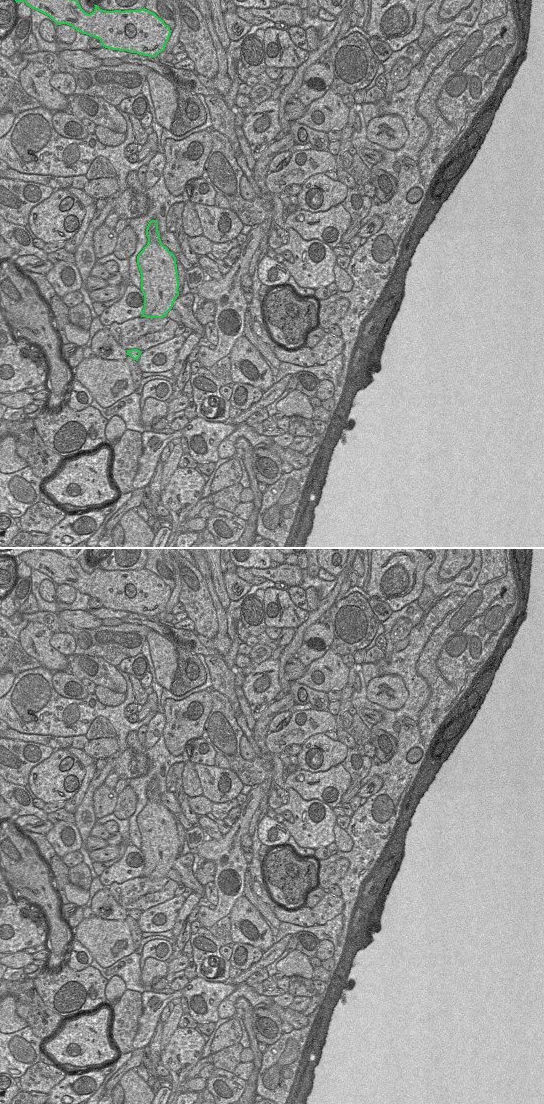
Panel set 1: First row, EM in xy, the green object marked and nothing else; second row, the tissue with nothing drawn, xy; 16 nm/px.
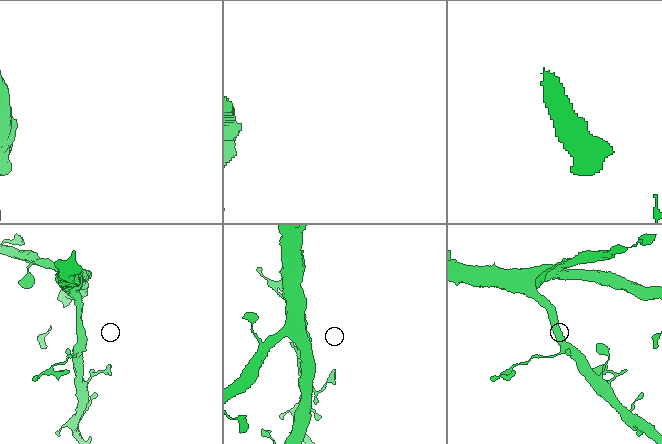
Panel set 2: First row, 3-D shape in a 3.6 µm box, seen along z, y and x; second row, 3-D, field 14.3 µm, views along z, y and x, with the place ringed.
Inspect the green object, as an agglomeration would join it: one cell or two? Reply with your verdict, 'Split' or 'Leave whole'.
Split

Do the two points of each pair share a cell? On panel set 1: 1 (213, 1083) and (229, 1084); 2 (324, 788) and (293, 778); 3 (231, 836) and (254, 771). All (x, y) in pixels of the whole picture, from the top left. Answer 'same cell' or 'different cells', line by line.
1: same cell
2: same cell
3: different cells

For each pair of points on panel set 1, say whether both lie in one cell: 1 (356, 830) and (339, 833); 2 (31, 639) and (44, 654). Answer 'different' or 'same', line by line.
1: different
2: same

